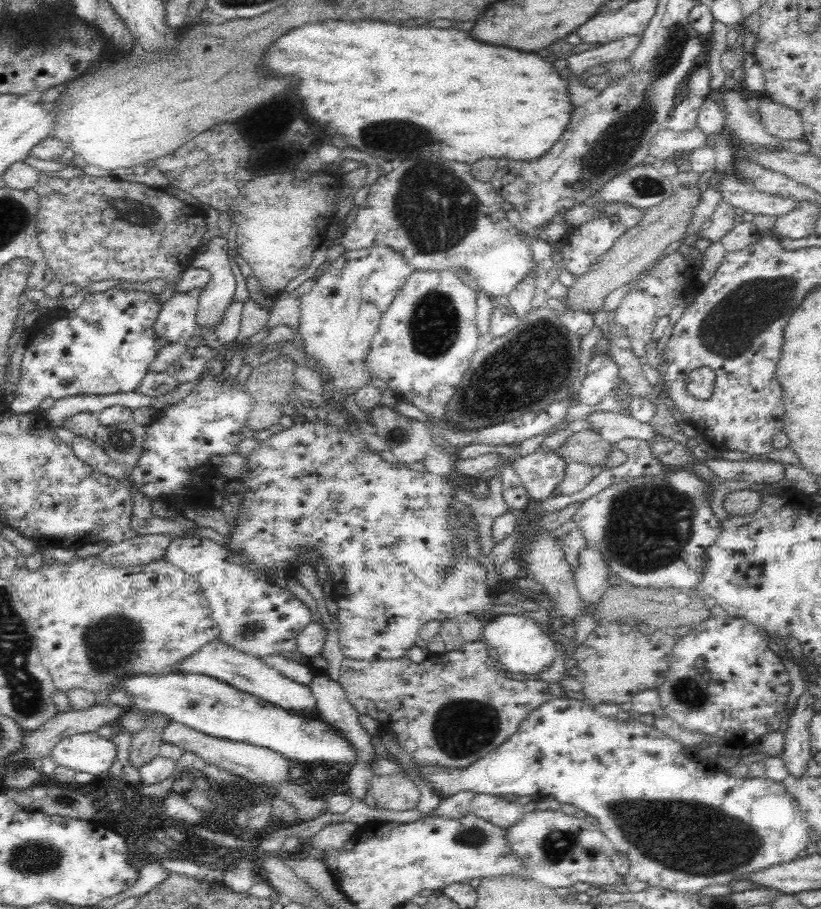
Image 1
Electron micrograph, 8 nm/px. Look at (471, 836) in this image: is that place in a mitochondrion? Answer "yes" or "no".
yes

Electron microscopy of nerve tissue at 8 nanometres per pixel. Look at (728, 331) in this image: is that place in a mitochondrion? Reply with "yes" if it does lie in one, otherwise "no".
yes

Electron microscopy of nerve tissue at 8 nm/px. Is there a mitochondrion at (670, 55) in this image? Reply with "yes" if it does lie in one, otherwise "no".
yes

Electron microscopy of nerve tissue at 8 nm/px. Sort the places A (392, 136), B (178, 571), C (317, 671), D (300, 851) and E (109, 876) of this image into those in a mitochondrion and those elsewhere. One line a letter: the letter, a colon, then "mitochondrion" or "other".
A: mitochondrion
B: other
C: other
D: other
E: other

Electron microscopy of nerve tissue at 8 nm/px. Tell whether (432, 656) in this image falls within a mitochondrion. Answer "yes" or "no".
no

